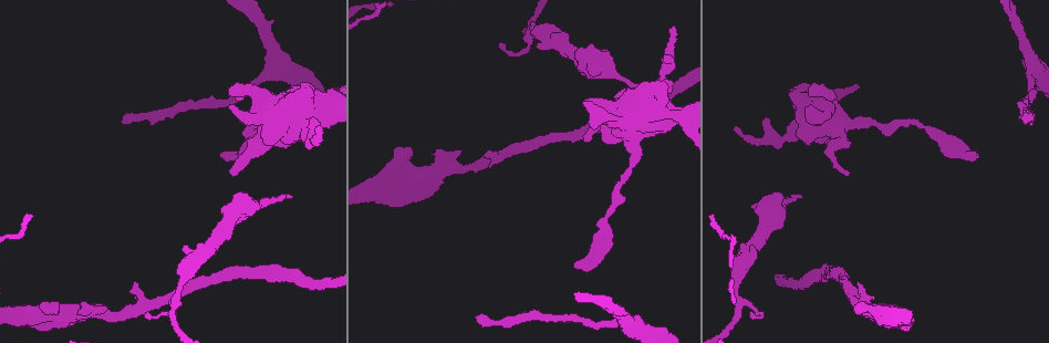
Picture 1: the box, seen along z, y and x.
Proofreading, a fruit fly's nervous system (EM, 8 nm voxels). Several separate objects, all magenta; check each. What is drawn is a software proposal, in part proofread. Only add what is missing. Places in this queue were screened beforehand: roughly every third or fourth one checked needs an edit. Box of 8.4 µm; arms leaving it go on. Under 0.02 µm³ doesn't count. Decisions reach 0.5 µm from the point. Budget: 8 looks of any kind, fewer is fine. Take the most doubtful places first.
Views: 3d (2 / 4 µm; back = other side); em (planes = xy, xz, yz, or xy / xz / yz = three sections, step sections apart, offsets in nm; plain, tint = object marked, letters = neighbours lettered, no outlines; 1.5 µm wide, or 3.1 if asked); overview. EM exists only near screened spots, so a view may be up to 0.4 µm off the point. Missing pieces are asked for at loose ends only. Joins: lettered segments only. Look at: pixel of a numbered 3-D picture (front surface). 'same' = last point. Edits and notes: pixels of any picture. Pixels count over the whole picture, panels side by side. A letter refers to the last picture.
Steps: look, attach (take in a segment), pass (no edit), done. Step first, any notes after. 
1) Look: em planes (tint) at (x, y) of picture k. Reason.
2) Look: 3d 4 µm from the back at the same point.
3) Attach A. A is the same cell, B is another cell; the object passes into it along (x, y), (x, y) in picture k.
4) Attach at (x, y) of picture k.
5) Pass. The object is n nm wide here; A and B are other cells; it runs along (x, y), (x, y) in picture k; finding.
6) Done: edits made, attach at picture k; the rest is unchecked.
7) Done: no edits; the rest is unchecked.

Look: 3d 4 µm at (476, 317) of picture 1. Long arm stops here.

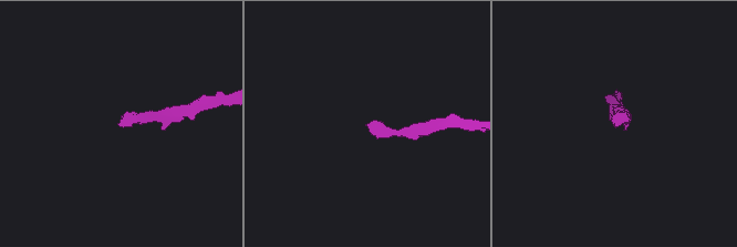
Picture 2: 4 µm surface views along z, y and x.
Look: em planes (plain) at (118, 124) of picture 2. Need the tissue.

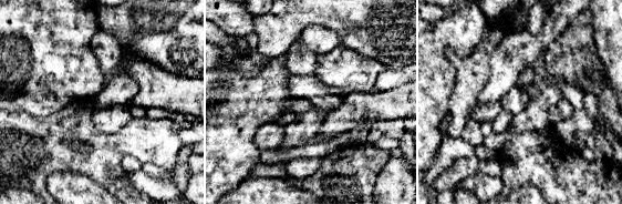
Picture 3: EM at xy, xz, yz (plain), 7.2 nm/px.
Look: em planes (letters) at the same point. What lies round it.

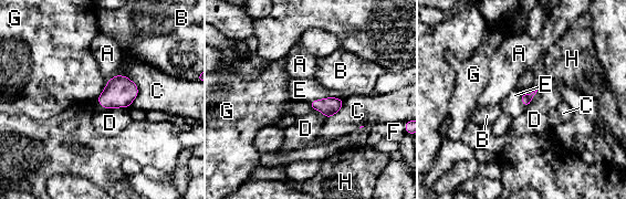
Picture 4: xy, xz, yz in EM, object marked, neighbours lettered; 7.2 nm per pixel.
Attach at (300, 90) of picture 4. E is the same cell, A, B, C, D, F, G and H are other cells; the object passes into it along (329, 106), (316, 100), (300, 90) in picture 4; it goes on there.

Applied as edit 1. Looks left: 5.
Look: 3d 2 µm at (675, 27) of picture 1. Tapers out.

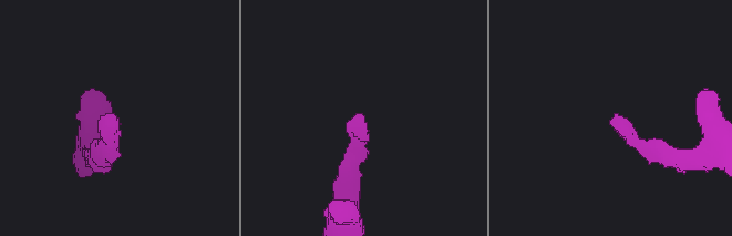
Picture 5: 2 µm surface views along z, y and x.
Look: em xz step 4 (tint) at (114, 121) of picture 5. Shape alone is not enough.

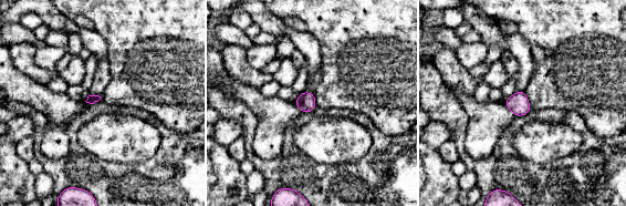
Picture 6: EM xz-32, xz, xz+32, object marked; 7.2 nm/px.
Look: em planes (letters) at the same point.

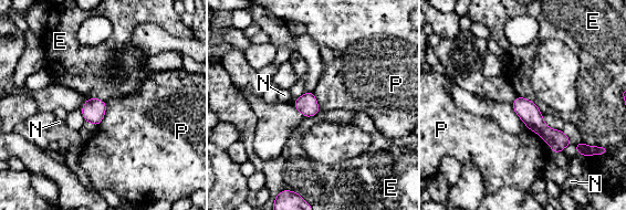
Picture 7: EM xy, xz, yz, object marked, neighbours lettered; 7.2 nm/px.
Pass. E, N and P are other cells; it runs along (519, 100), (549, 135), (566, 142) in picture 7; no lettered segment goes on from it.

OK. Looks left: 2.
Look: 3d 2 µm at (751, 313) of picture 1.

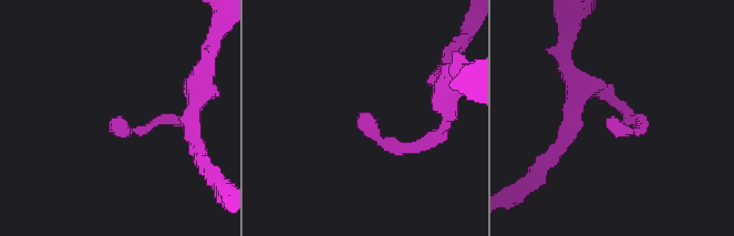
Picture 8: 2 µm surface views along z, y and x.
Look: em planes (letters) at (606, 123) of picture 8. Shape alone is not enough.

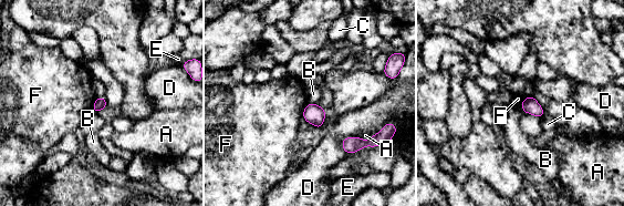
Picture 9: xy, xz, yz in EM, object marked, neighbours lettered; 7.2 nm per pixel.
Pass. The object is 80 nm wide here; A, B, C, D, E and F are other cells; none of them fits.

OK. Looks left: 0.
Done: edits made, attach at picture 4; the rest is unchecked.

